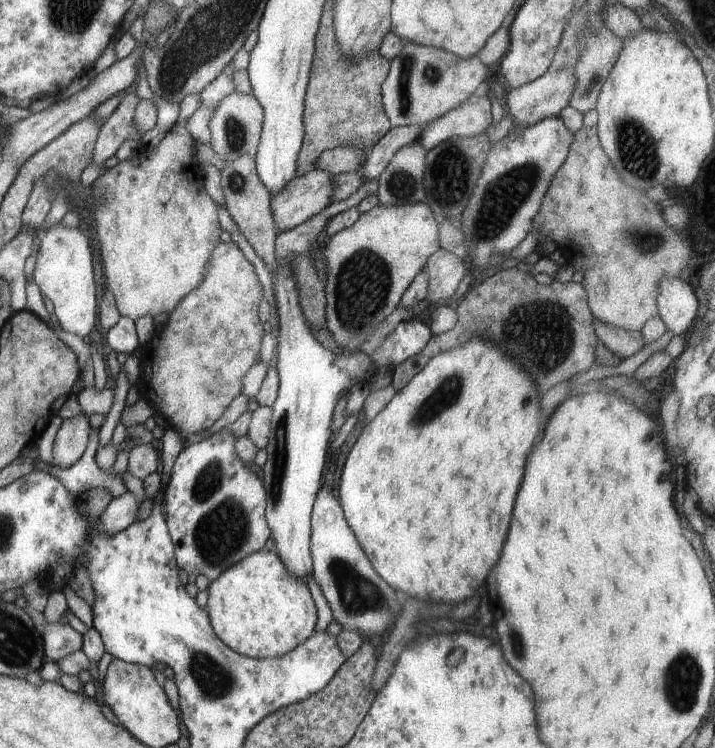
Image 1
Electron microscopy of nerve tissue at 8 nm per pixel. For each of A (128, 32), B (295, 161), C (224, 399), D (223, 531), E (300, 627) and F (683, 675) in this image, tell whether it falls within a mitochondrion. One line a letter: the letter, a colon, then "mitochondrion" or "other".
A: other
B: other
C: other
D: mitochondrion
E: other
F: mitochondrion

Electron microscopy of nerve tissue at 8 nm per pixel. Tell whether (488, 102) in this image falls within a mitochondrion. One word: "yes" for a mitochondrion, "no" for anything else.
no

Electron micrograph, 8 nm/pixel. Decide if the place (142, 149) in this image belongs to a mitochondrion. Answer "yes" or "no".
no

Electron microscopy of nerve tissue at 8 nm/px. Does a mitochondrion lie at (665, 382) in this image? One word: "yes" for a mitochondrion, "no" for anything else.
no

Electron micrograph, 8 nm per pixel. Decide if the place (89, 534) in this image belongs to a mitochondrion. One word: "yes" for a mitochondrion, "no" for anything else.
no

